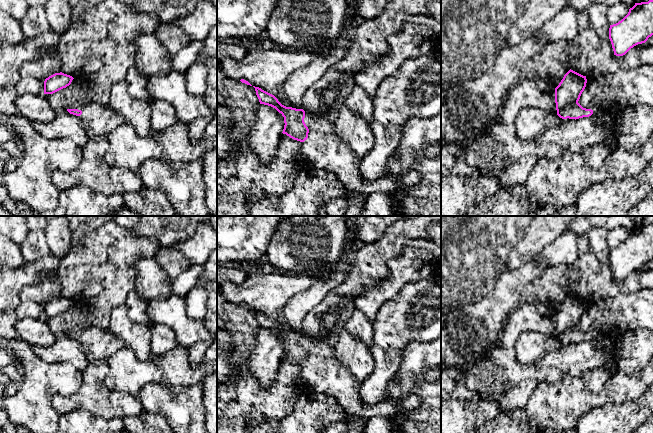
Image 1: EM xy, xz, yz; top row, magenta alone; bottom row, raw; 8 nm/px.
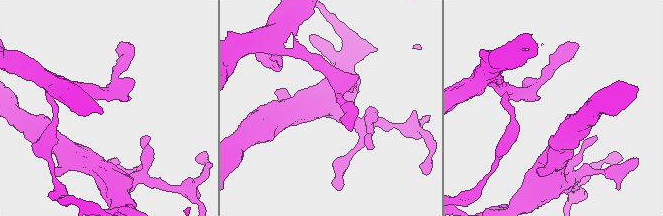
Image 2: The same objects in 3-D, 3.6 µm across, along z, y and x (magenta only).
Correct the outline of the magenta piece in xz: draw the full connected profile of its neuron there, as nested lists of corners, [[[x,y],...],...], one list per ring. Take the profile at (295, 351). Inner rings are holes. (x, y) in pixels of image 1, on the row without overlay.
[[[255,311],[260,328],[275,332],[284,341],[283,358],[301,366],[301,384],[308,390],[334,397],[346,414],[346,421],[361,417],[367,422],[376,416],[389,416],[400,410],[420,407],[420,398],[410,395],[399,403],[382,401],[377,405],[364,405],[357,383],[348,368],[340,362],[328,341],[314,342],[305,339],[303,333],[282,329],[278,323]]]

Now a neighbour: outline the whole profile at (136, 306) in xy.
[[[135,288],[127,295],[125,306],[128,316],[136,323],[150,327],[153,322],[147,315],[147,301],[142,298]]]

